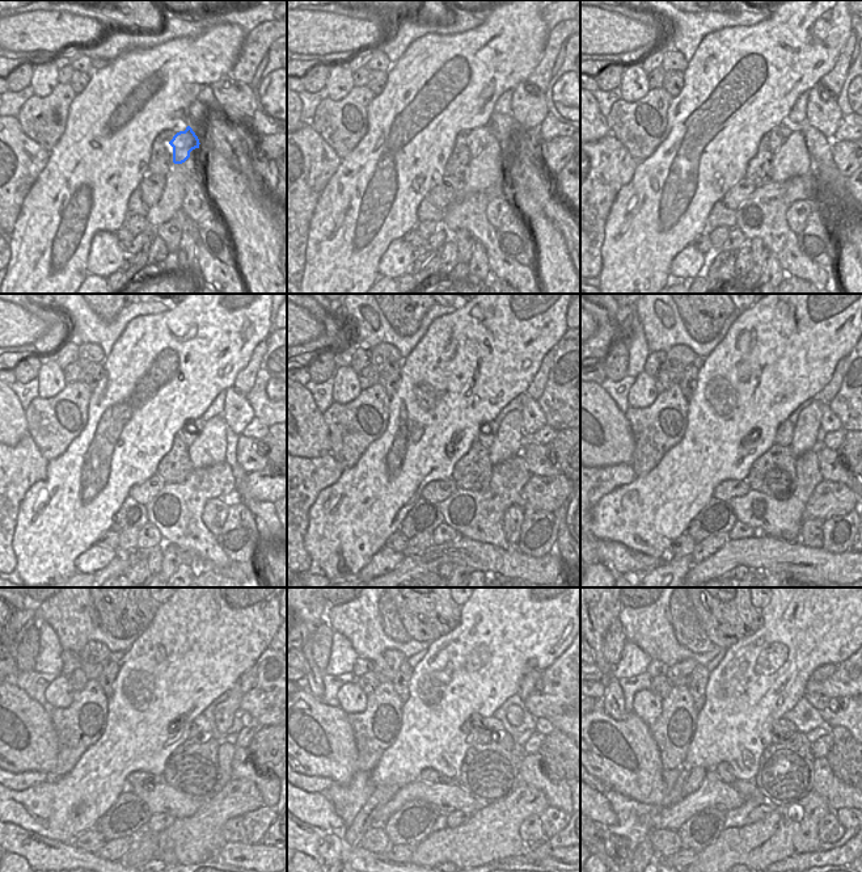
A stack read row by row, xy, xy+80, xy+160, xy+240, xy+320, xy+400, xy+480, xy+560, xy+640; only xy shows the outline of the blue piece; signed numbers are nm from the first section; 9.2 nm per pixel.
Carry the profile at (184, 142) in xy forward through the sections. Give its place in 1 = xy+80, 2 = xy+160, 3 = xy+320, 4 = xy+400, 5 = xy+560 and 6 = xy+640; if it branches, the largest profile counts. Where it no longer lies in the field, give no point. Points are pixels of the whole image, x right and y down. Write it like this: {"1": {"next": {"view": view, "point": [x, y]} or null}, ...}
{"1": {"next": {"view": "xy+80", "point": [477, 139]}}, "2": {"next": {"view": "xy+160", "point": [777, 135]}}, "3": {"next": {"view": "xy+320", "point": [487, 433]}}, "4": {"next": {"view": "xy+400", "point": [784, 437]}}, "5": {"next": {"view": "xy+560", "point": [495, 727]}}, "6": {"next": {"view": "xy+640", "point": [785, 729]}}}

